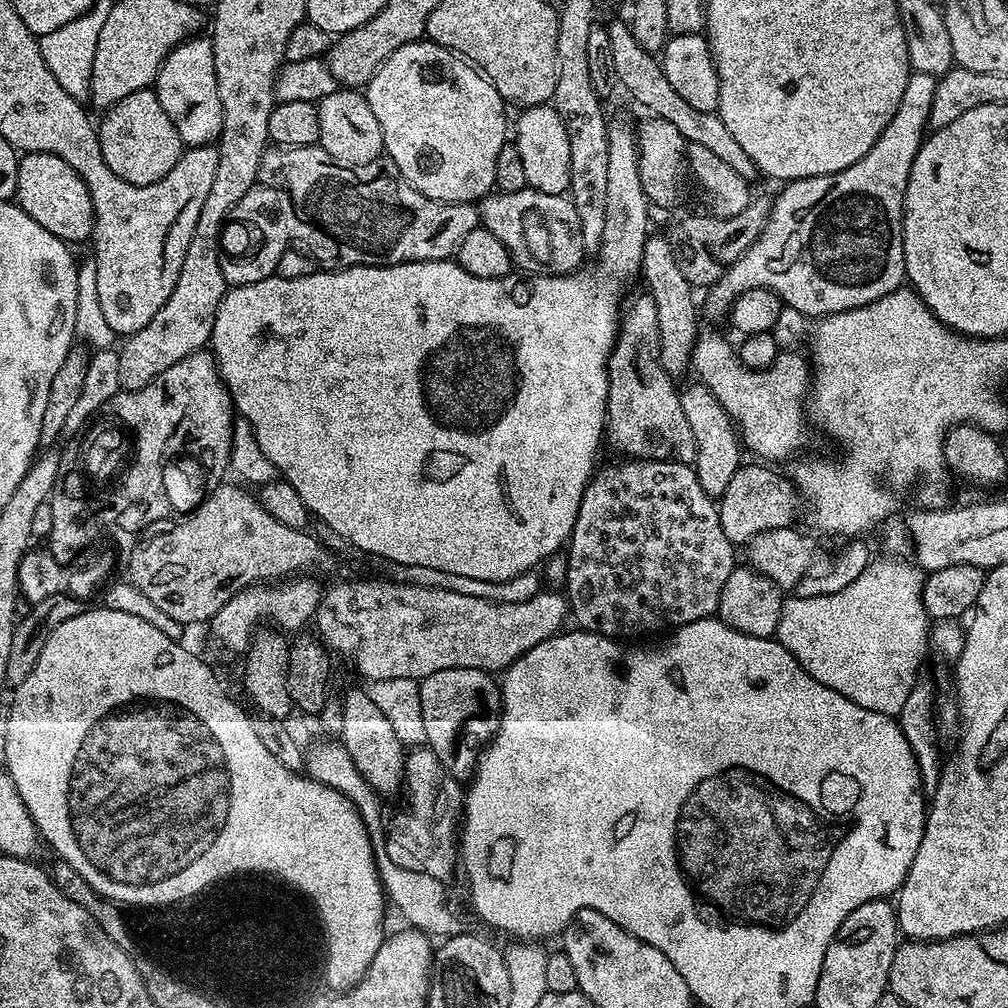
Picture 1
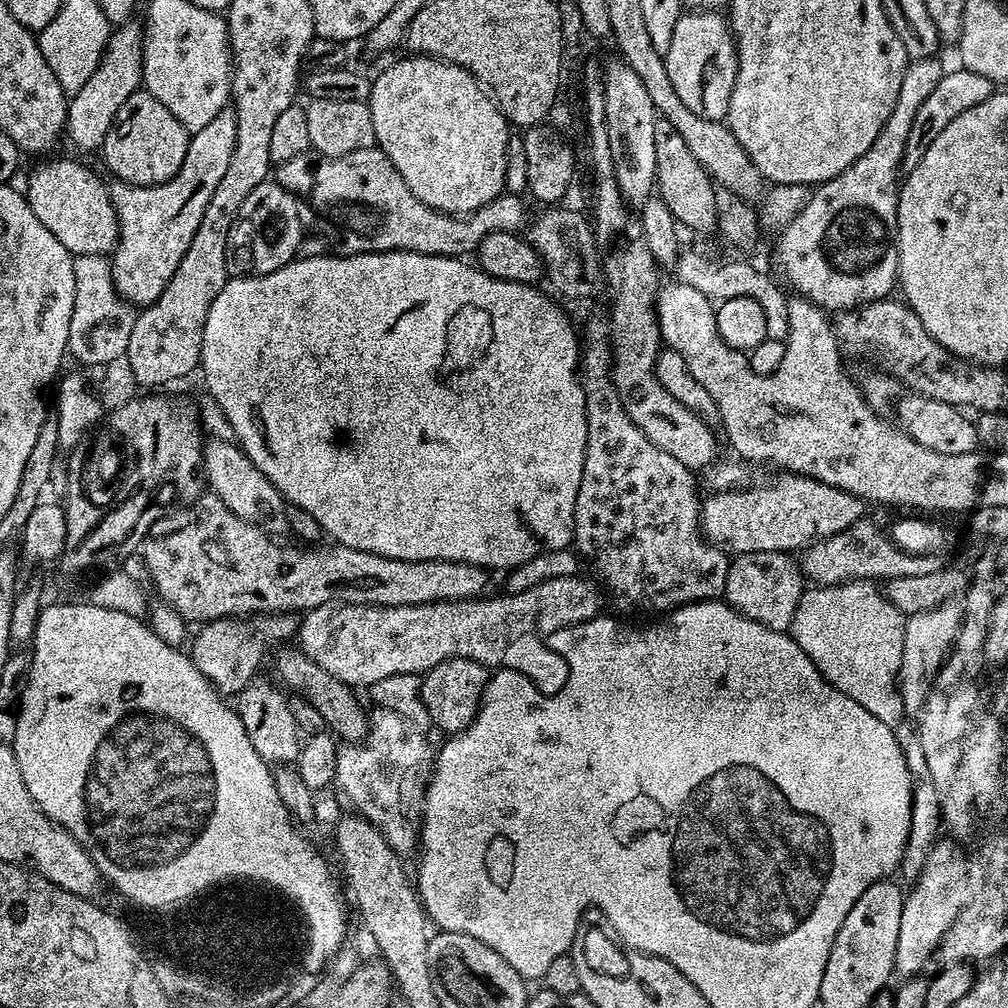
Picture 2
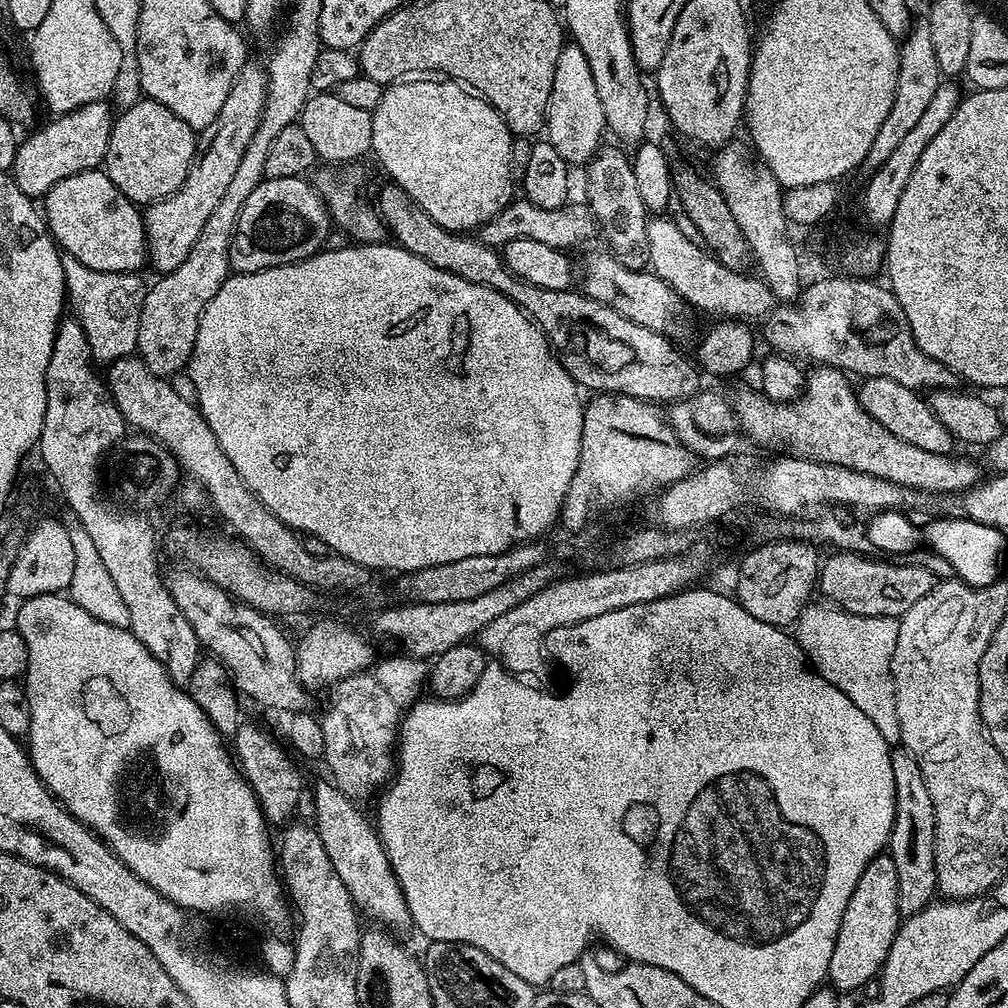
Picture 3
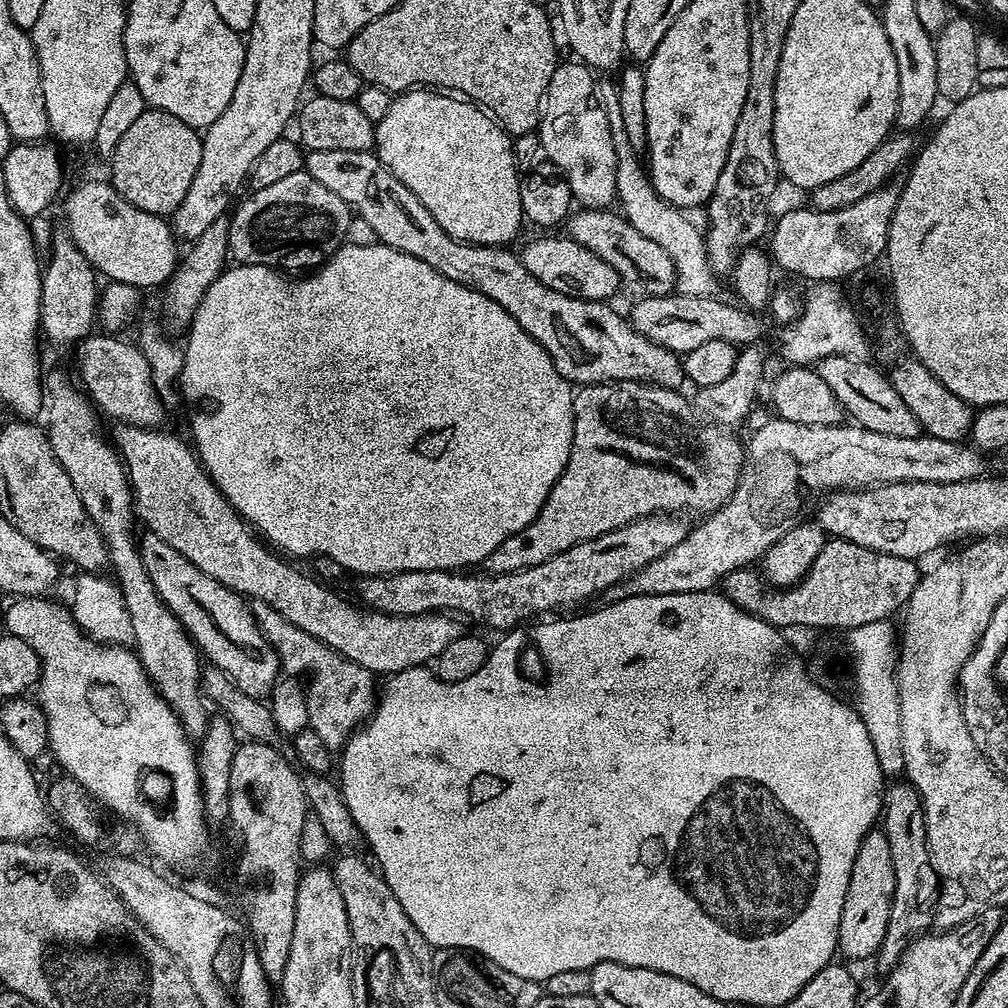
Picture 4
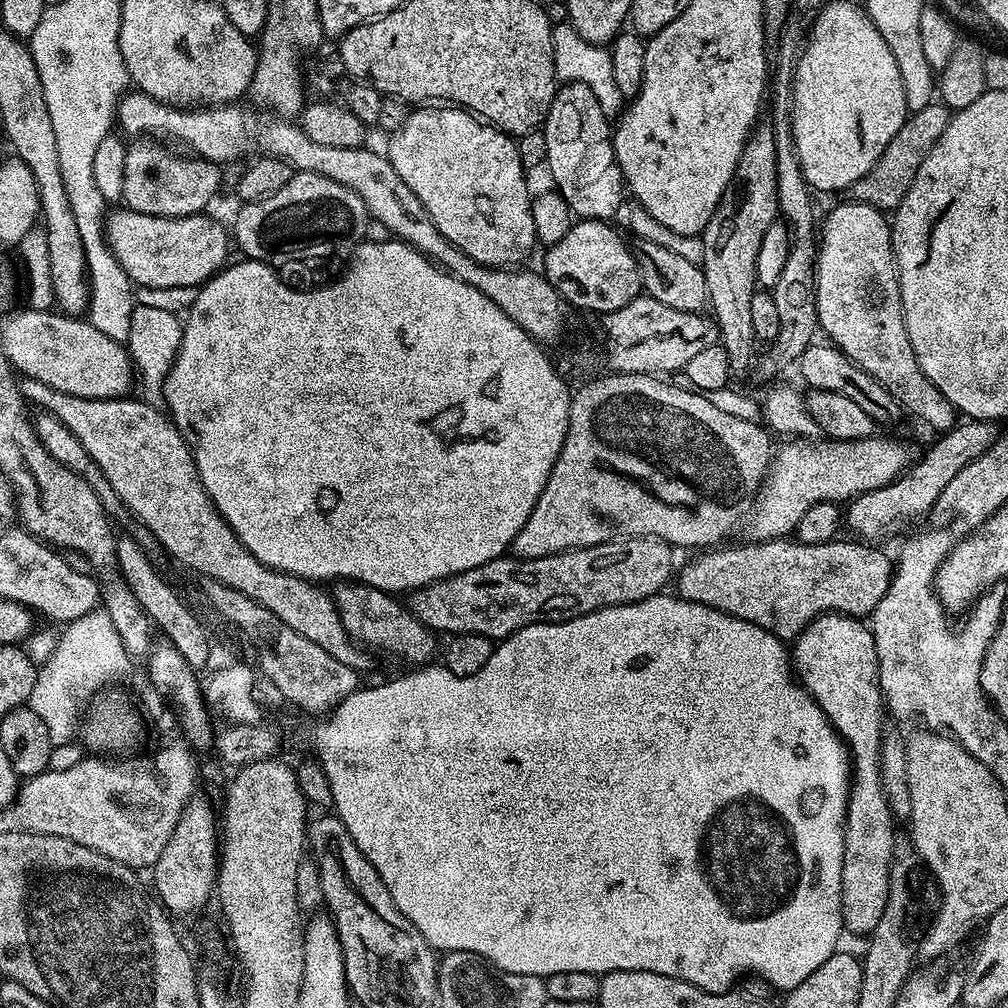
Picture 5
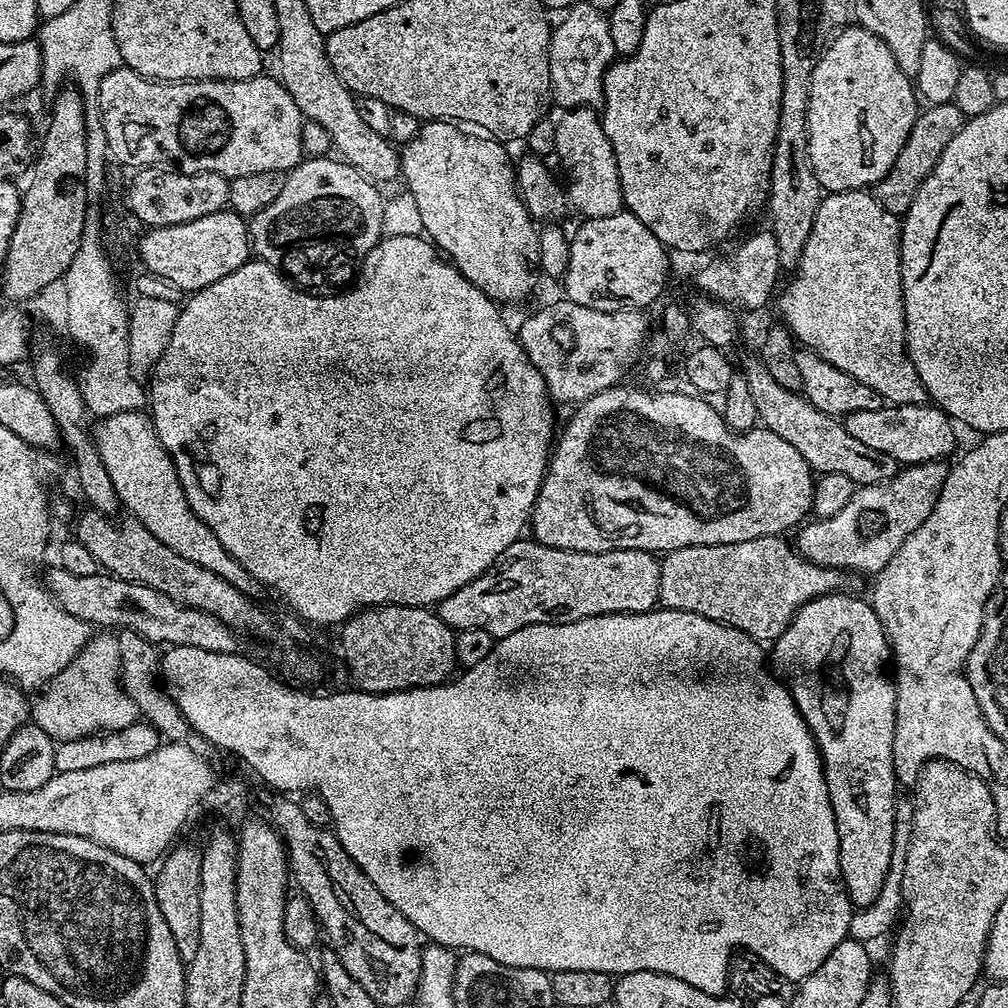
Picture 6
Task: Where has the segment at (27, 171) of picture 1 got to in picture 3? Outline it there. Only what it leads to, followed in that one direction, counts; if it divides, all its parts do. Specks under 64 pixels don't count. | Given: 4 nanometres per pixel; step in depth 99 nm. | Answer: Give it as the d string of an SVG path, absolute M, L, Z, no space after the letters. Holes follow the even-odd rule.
M102 170L79 172L70 174L70 178L62 178L62 182L58 182L42 197L42 215L57 245L91 270L136 274L149 259L141 209L130 198L126 198L126 194L118 190L118 186L114 186L114 182L110 182L110 178Z

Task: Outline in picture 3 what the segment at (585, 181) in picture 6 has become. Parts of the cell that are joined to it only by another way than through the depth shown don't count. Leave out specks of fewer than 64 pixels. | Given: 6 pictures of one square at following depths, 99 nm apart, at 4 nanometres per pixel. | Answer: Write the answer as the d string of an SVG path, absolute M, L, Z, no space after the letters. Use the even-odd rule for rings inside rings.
M567 41L558 54L554 72L554 84L548 99L544 132L547 143L558 150L558 154L569 164L585 165L600 147L602 134L606 130L606 122L602 114L601 99L595 89L594 76L590 64L586 61L581 47L575 41Z

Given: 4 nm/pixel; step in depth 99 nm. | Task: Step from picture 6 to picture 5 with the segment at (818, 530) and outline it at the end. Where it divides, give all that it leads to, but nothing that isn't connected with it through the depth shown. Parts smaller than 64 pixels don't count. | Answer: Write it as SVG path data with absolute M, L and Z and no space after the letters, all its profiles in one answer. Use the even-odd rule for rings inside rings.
M969 420L957 423L939 437L940 440L924 457L917 459L894 482L878 490L857 496L846 508L846 524L852 527L851 535L864 542L880 542L896 536L911 520L927 517L938 502L942 490L954 482L958 470L970 466L974 458L982 458L999 438L1001 429L991 420Z

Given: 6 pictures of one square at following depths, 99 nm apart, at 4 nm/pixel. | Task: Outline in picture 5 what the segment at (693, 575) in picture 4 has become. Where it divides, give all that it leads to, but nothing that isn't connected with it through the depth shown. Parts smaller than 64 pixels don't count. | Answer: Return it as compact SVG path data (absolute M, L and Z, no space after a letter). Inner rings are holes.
M883 434L867 436L861 440L833 440L821 439L813 442L811 439L789 439L786 444L775 449L772 457L772 465L768 467L768 475L765 476L760 491L754 501L754 507L750 513L752 520L753 541L778 540L793 535L802 522L802 514L810 510L810 506L821 504L827 500L833 502L851 502L857 496L866 494L870 490L878 490L890 482L894 482L913 463L914 455L900 440L887 440Z

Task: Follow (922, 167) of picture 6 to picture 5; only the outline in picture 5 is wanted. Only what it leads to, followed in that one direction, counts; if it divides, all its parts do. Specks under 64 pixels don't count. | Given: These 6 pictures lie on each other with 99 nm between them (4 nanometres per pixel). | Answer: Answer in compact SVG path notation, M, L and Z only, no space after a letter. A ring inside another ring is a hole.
M933 102L922 106L922 110L911 113L903 122L902 130L890 138L886 150L874 162L872 169L850 189L851 199L857 204L874 206L885 214L891 213L906 198L906 190L910 190L910 182L914 182L914 174L918 174L918 166L926 162L926 154L934 150L934 142L942 138L942 130L946 130L950 109L941 102Z

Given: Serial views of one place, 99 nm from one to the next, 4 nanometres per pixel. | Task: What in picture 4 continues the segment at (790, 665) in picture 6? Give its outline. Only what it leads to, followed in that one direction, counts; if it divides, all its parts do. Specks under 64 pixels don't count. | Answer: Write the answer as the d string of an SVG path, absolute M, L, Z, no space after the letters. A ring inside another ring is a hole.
M873 830L864 835L862 846L858 846L858 858L854 858L854 866L850 870L850 886L846 890L846 902L842 906L842 918L838 938L841 953L853 956L856 960L875 957L882 946L882 938L886 938L886 922L890 922L890 902L894 898L894 858L890 858L890 842L886 842L883 830Z

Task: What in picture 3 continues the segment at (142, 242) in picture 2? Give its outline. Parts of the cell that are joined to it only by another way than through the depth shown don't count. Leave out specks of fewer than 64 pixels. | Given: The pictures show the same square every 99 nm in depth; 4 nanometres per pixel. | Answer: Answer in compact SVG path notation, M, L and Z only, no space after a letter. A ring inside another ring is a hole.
M246 62L242 66L234 78L230 94L226 94L222 110L218 110L218 118L199 133L196 156L186 174L186 182L182 182L179 190L166 199L147 205L143 213L150 264L157 268L157 273L173 272L186 262L190 246L198 242L198 234L202 234L202 226L206 226L206 218L210 218L214 206L218 206L223 192L230 186L238 170L238 162L242 162L242 154L246 154L246 146L250 146L250 138L254 138L254 130L258 130L268 93L268 73L261 65L259 68L252 63Z

